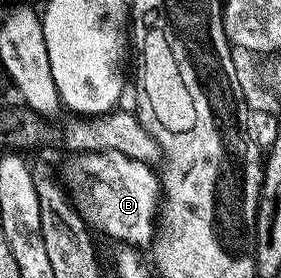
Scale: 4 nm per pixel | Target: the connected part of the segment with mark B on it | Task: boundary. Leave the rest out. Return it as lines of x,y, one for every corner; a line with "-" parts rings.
119,151
87,153
84,154
83,161
85,161
85,177
89,180
89,201
93,204
93,213
97,216
102,231
107,236
121,241
117,243
125,247
152,246
159,229
159,210
163,205
161,179
154,166
144,165
135,159
127,159
127,155
119,155

